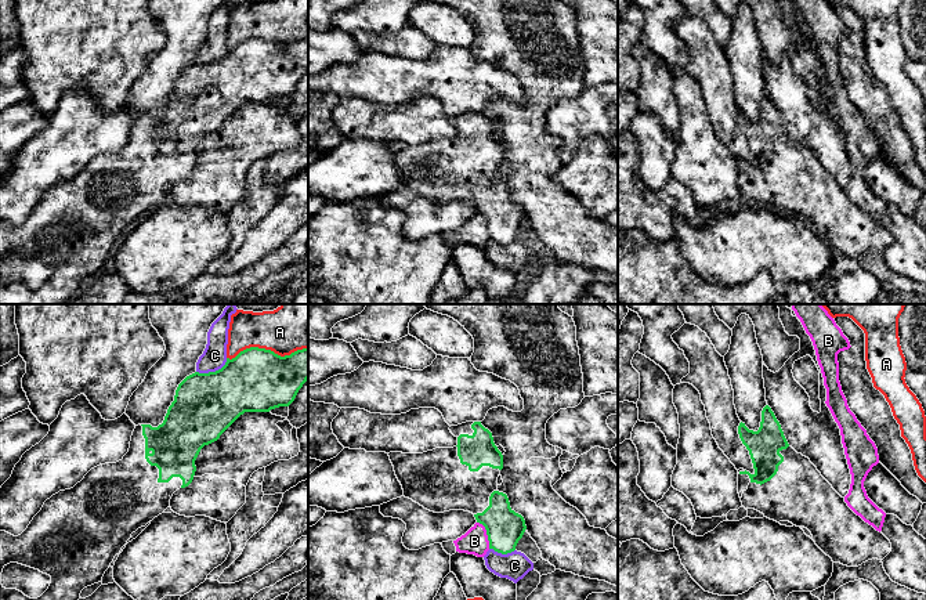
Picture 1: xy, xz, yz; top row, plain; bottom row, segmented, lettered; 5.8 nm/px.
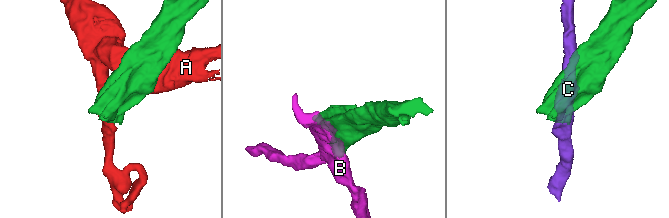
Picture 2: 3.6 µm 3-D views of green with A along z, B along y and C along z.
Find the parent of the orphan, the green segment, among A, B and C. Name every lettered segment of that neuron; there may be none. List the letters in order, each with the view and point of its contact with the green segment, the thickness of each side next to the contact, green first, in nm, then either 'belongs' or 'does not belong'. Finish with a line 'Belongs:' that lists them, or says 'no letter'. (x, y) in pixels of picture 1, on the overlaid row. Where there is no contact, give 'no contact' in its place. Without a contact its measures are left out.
A: contact xy (267, 350); calibres 360 and 300 nm; does not belong
B: contact xz (487, 534); calibres 220 and 150 nm; does not belong
C: contact xy (213, 372); calibres 380 and 140 nm; does not belong
Belongs: no letter

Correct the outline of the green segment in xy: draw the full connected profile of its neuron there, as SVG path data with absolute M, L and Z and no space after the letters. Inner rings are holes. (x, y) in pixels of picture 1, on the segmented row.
M250 347L235 358L227 358L225 365L209 373L195 372L177 387L174 401L164 420L158 427L135 426L129 452L116 463L105 463L91 469L73 488L59 491L47 499L28 528L18 536L0 531L0 600L79 600L84 588L102 581L115 556L138 528L145 527L170 506L173 494L188 487L195 476L195 460L205 445L220 435L245 412L270 412L289 406L299 390L308 380L308 348L281 357L271 350ZM18 563L51 576L48 589L37 599L30 599L17 589L1 585L3 568Z

